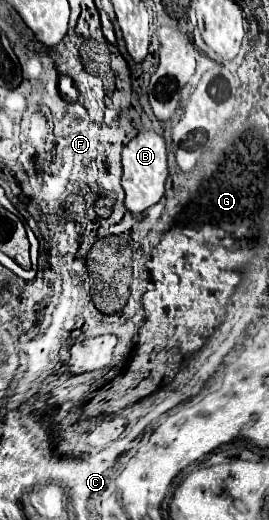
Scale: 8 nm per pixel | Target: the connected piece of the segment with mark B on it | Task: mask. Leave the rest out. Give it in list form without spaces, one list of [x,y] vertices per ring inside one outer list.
[[[142,130],[138,132],[122,150],[122,188],[126,192],[126,208],[132,214],[140,214],[146,208],[154,206],[160,202],[160,198],[164,196],[164,182],[168,178],[168,164],[166,164],[166,142],[160,134],[156,134],[154,130]]]

